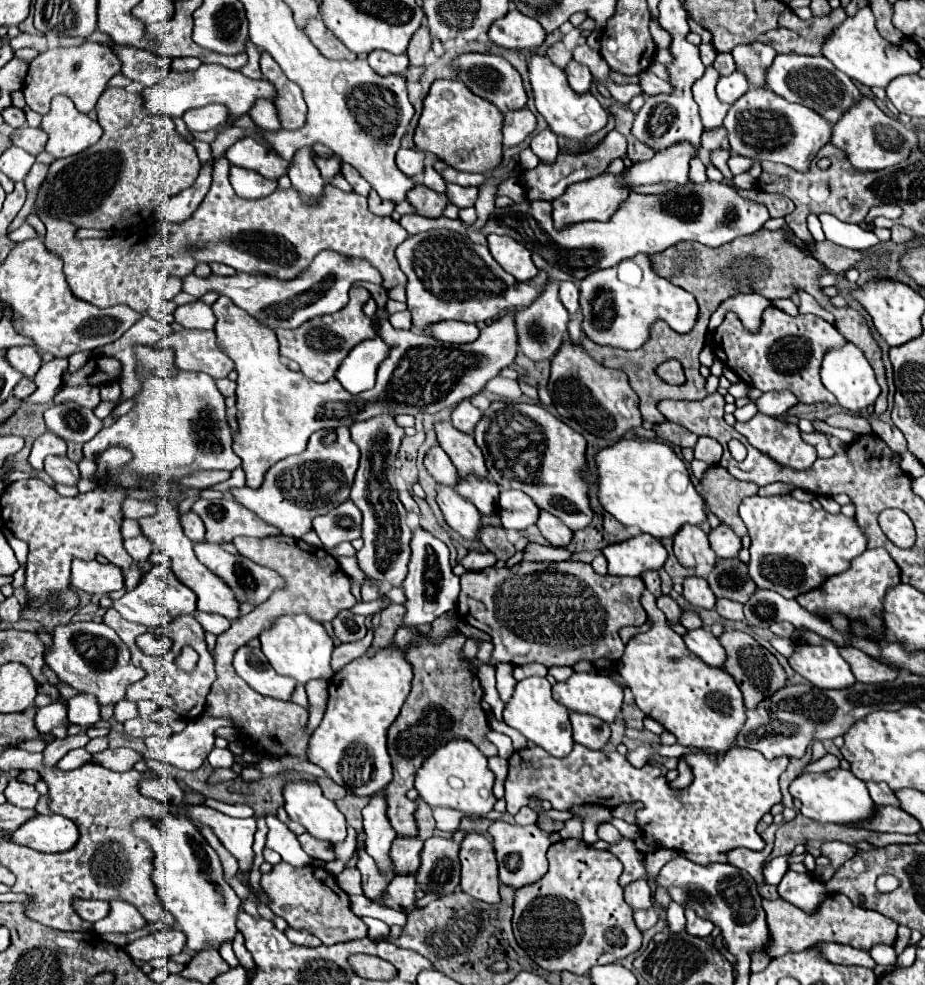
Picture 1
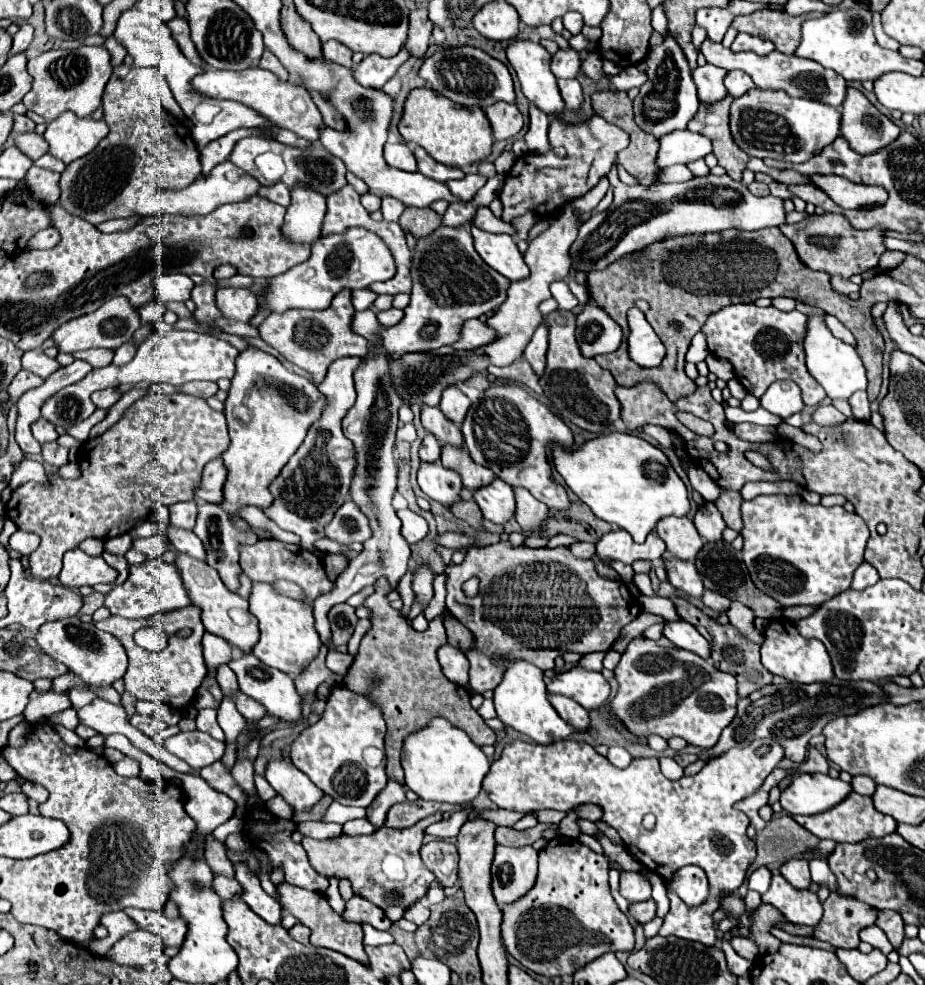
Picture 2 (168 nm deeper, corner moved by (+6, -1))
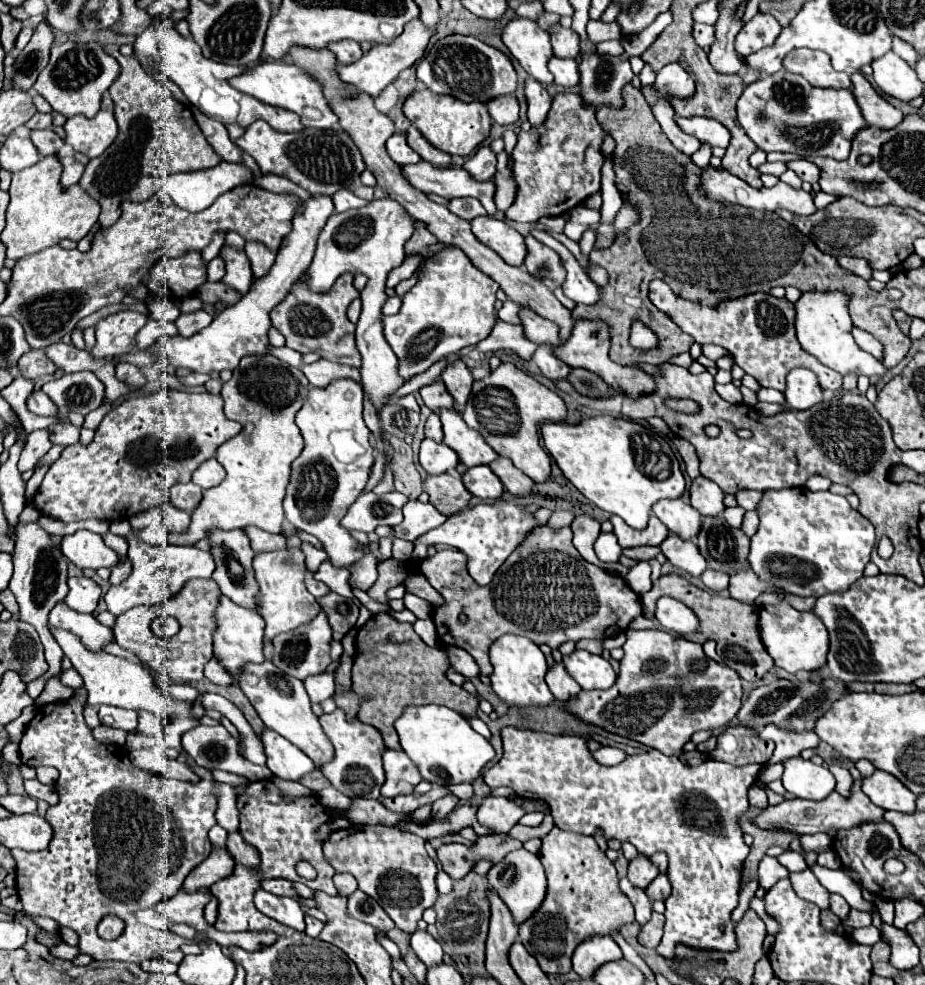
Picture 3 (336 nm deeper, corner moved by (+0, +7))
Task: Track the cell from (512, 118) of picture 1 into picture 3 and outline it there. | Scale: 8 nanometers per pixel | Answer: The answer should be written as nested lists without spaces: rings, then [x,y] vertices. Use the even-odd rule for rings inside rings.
[[[504,94],[504,96],[496,96],[492,100],[486,102],[490,118],[496,124],[514,124],[518,120],[518,100],[512,94]]]

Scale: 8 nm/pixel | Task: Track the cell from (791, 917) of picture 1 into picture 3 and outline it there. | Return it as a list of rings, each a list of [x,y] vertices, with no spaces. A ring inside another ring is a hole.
[[[830,894],[830,910],[832,910],[840,920],[844,920],[844,918],[848,916],[850,906],[848,906],[848,902],[846,902],[842,896],[838,896],[838,894]]]

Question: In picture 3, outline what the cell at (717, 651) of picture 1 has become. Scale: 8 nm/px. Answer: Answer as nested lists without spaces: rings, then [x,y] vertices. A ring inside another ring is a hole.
[[[662,596],[656,602],[656,620],[664,628],[674,630],[680,636],[696,632],[696,628],[698,628],[696,614],[686,604],[682,604],[680,600],[674,600],[670,596]]]

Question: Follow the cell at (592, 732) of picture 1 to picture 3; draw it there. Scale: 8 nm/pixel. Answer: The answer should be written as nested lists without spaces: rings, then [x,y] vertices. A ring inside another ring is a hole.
[[[554,662],[546,672],[546,684],[556,700],[566,702],[570,696],[576,696],[580,692],[578,682],[568,676],[562,662]]]

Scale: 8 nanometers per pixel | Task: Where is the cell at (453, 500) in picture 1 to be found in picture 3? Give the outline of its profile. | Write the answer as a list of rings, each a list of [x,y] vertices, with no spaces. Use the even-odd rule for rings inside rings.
[[[424,438],[420,444],[420,464],[428,474],[440,474],[440,472],[454,472],[458,464],[458,456],[452,448],[448,448],[444,442],[434,442],[430,438]]]

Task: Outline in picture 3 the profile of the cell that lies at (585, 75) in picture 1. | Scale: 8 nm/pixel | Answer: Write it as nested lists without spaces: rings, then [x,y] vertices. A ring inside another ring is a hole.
[[[554,24],[550,30],[550,42],[552,50],[560,58],[576,58],[580,54],[580,38],[572,28],[562,28],[560,24]]]

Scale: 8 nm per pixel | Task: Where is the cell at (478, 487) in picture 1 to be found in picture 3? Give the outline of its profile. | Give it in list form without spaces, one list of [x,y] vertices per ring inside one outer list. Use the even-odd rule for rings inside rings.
[[[440,410],[440,420],[444,426],[444,442],[458,454],[458,458],[468,466],[490,464],[496,460],[496,452],[486,444],[480,432],[466,426],[458,410]]]

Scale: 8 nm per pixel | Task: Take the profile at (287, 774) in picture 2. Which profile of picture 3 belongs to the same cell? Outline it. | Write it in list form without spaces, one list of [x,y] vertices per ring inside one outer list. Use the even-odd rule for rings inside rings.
[[[264,728],[260,734],[260,740],[264,744],[264,754],[268,758],[268,768],[274,776],[280,776],[284,780],[298,780],[300,776],[314,770],[314,764],[300,748],[296,748],[292,742],[282,738],[278,732]]]

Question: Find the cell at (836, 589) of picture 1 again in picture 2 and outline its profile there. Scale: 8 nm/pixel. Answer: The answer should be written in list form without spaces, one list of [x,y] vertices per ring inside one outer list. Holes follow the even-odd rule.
[[[862,562],[854,572],[854,580],[852,580],[852,586],[850,586],[850,588],[854,588],[854,590],[864,590],[864,588],[876,584],[878,580],[880,580],[878,570],[876,570],[872,564]]]

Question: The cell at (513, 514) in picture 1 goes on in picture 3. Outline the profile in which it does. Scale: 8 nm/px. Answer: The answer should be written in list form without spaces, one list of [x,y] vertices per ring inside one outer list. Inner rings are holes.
[[[488,466],[468,468],[462,474],[462,482],[466,490],[472,496],[478,496],[480,500],[500,500],[502,490],[504,490],[502,482],[498,480],[498,476],[494,476],[494,472],[490,472]]]

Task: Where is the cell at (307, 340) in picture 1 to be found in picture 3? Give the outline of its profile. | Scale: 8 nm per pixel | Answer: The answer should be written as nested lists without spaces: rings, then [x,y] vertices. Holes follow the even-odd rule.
[[[302,272],[302,276],[292,284],[288,296],[272,310],[272,324],[274,328],[284,334],[286,346],[298,352],[318,352],[326,360],[334,360],[338,364],[350,364],[360,368],[362,356],[356,348],[354,330],[356,326],[346,318],[348,304],[360,296],[360,292],[354,288],[354,274],[342,274],[334,286],[328,292],[314,292],[306,284],[308,276]]]

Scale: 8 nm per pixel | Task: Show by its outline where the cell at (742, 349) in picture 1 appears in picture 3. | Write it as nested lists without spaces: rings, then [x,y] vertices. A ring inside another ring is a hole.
[[[662,280],[650,282],[648,292],[650,302],[656,304],[666,316],[672,316],[672,322],[678,324],[686,334],[690,334],[698,344],[718,344],[730,350],[736,358],[736,364],[756,378],[764,388],[776,388],[784,392],[786,376],[794,368],[810,368],[816,372],[824,390],[836,392],[842,386],[842,374],[822,366],[814,356],[802,350],[794,332],[794,304],[786,298],[774,298],[768,292],[756,292],[740,296],[736,300],[726,300],[716,306],[702,306],[692,300],[684,300],[674,294],[672,288]]]

